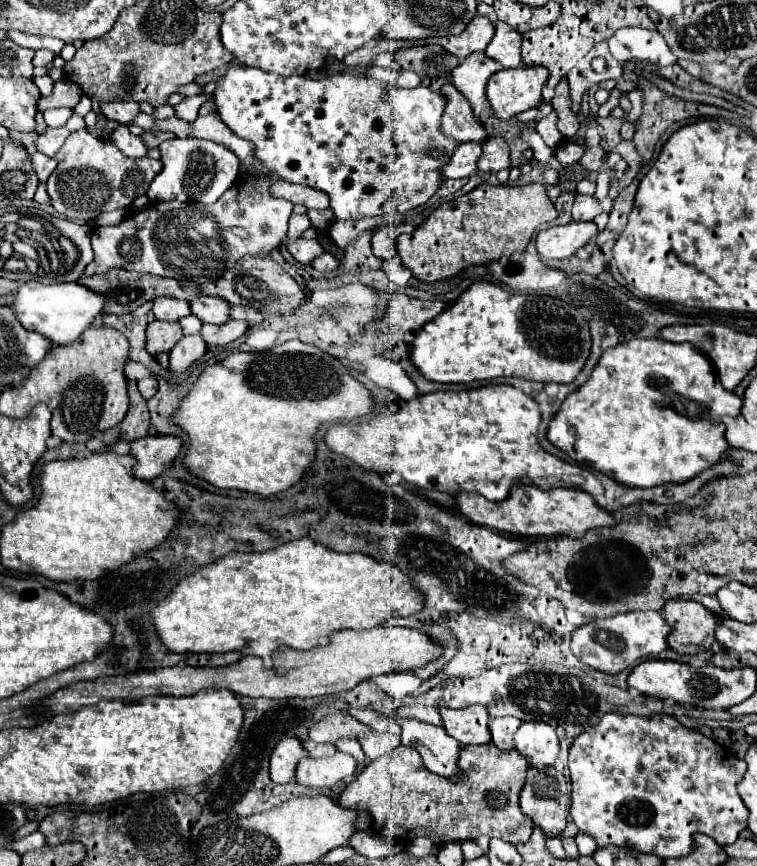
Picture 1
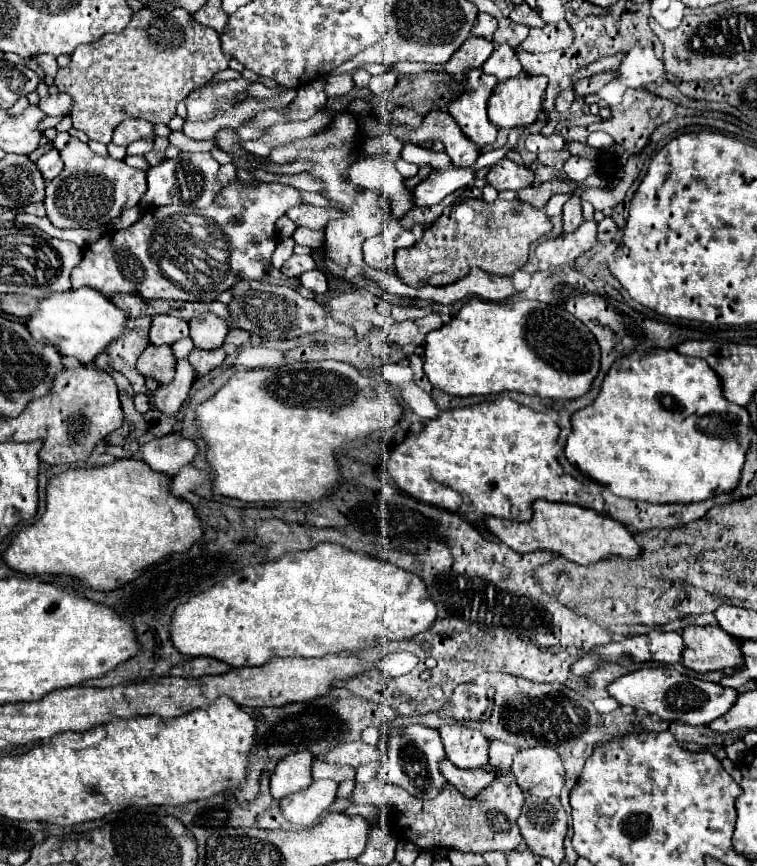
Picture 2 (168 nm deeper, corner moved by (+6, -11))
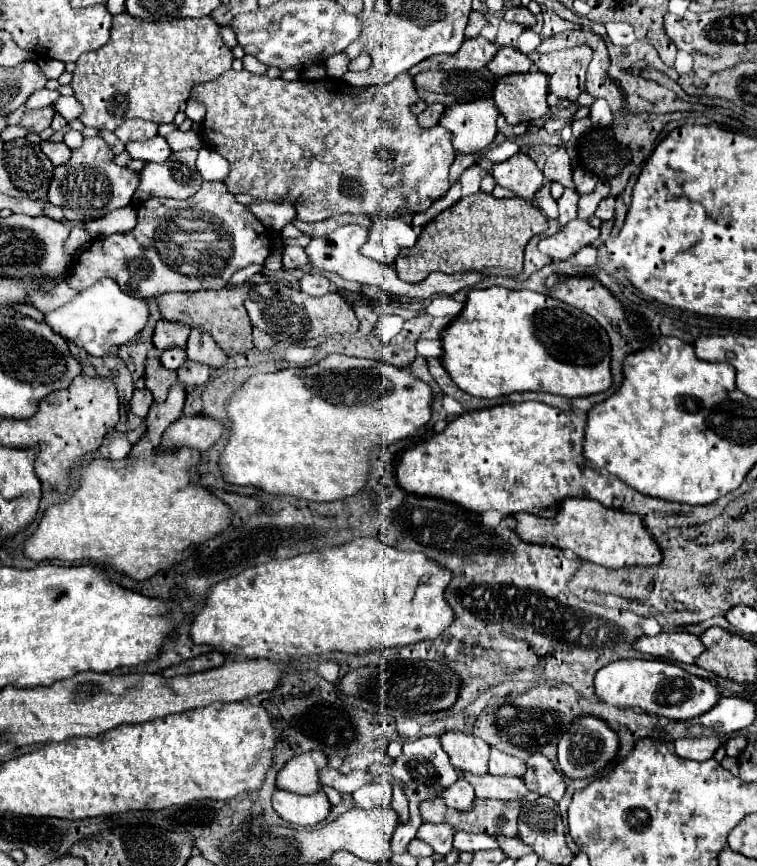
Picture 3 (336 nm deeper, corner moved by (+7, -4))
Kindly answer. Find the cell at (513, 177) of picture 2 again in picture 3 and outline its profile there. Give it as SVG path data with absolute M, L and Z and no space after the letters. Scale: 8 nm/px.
M516 153L508 161L494 163L492 175L500 187L530 201L544 185L542 171L538 171L536 163L524 153Z

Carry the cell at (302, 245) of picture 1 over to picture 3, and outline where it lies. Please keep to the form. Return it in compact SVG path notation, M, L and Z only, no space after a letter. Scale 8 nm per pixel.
M288 245L288 247L284 247L284 253L282 253L282 265L284 265L284 269L306 267L308 265L308 257L306 257L302 247Z

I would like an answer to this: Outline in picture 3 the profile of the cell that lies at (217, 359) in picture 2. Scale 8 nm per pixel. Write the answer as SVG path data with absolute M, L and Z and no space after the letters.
M186 361L178 369L178 381L186 391L194 391L200 385L204 385L210 377L210 369L206 365L196 365L194 361Z

